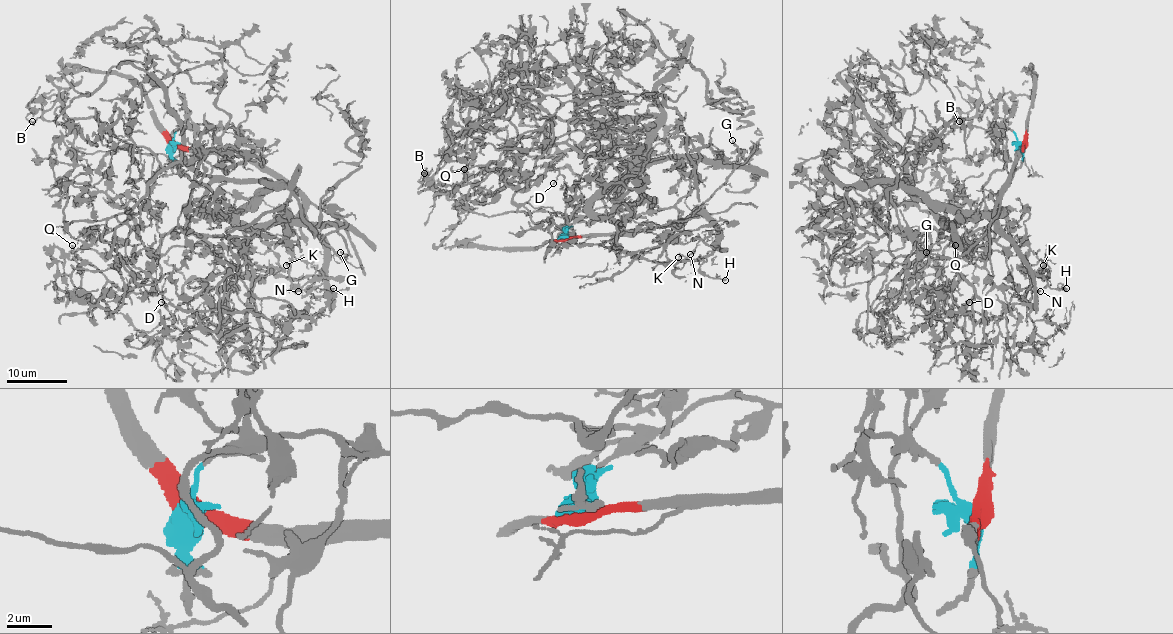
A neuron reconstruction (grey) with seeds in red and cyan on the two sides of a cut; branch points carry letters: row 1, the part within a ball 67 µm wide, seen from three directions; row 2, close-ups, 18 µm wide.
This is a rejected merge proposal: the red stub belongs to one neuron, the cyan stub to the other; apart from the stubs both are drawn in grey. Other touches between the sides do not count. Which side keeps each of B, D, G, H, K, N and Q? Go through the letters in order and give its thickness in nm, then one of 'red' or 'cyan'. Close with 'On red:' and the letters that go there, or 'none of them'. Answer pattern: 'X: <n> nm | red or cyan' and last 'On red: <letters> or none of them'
B: 140 nm | cyan
D: 130 nm | red
G: 180 nm | red
H: 280 nm | red
K: 100 nm | red
N: 150 nm | red
Q: 240 nm | cyan
On red: D, G, H, K, N

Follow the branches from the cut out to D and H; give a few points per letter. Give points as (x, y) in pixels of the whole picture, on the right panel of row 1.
D: (1024, 144), (997, 225), (1047, 278), (1036, 273), (1000, 315), (977, 322), (961, 311), (970, 302)
H: (1024, 144), (1017, 154), (1010, 183), (997, 196), (997, 224), (1051, 288), (1066, 288)

